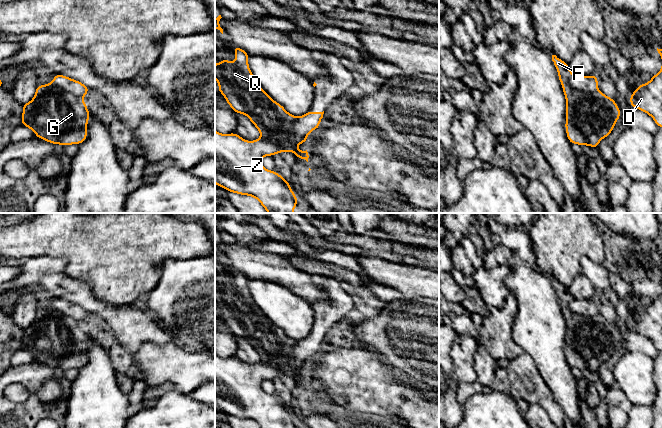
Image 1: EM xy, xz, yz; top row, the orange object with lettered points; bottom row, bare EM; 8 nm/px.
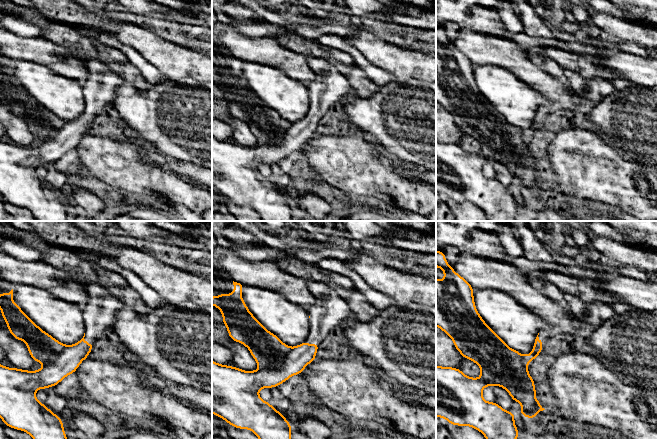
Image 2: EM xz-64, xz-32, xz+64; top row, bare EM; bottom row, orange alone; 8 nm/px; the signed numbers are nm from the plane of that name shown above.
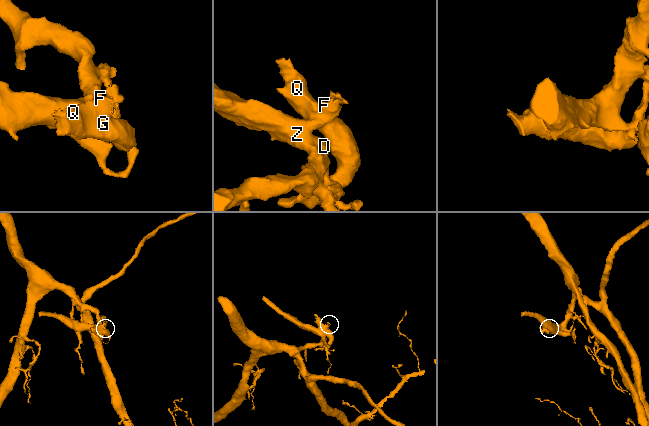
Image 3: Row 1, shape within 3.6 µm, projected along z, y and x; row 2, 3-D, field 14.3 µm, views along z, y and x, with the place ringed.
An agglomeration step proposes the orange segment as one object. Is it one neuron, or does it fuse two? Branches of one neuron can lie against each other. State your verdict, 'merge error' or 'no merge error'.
merge error

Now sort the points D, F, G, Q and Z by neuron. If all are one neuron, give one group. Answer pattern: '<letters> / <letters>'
D Z / F G Q

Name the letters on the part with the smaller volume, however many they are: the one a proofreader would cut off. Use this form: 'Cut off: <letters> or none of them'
Cut off: F, G, Q

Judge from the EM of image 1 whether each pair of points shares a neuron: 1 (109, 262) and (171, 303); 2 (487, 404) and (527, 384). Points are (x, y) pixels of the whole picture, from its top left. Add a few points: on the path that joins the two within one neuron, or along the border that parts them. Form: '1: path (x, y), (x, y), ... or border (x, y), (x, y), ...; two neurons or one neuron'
1: border (160, 268), (158, 283), (145, 294); two neurons
2: border (509, 393), (514, 400); two neurons

